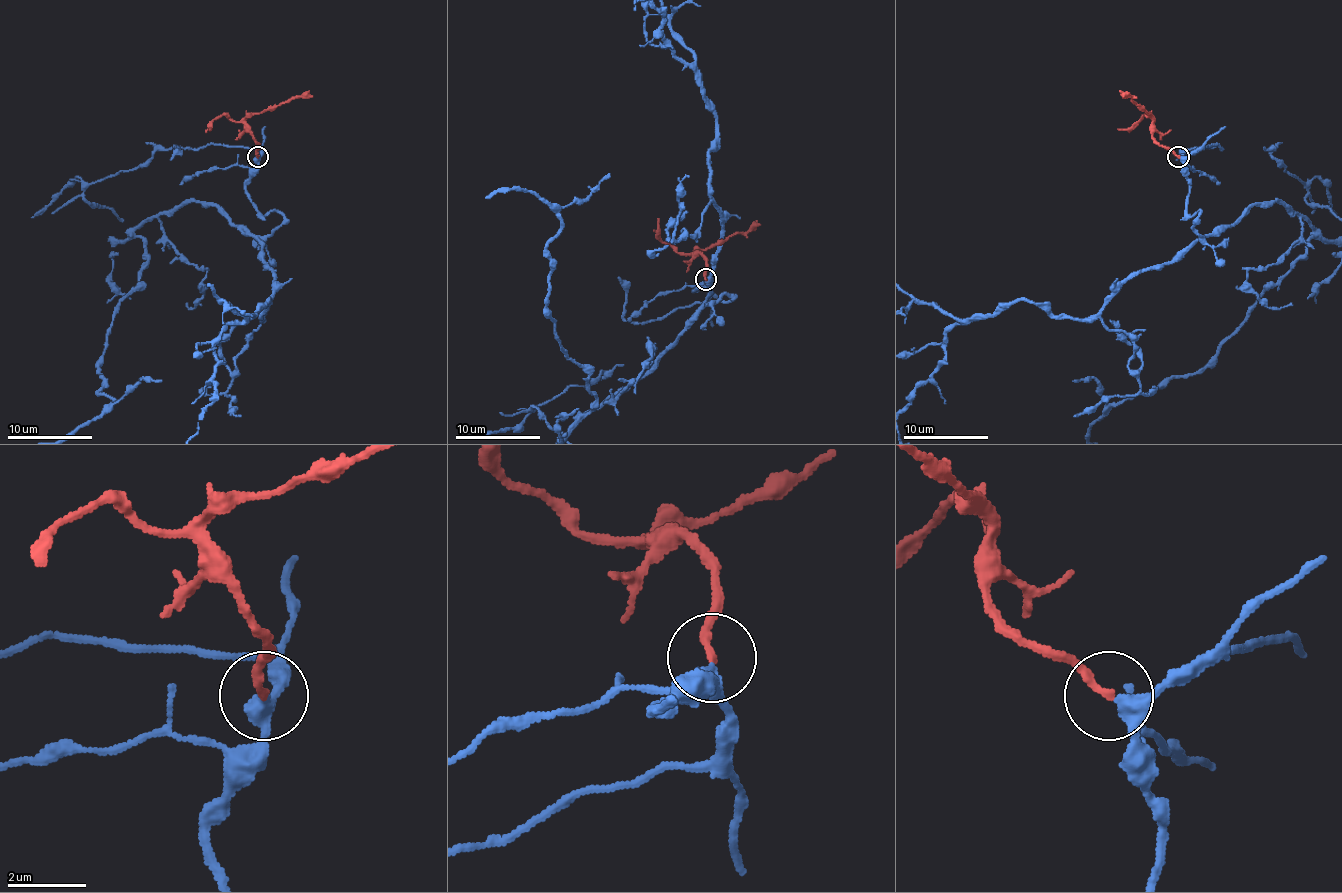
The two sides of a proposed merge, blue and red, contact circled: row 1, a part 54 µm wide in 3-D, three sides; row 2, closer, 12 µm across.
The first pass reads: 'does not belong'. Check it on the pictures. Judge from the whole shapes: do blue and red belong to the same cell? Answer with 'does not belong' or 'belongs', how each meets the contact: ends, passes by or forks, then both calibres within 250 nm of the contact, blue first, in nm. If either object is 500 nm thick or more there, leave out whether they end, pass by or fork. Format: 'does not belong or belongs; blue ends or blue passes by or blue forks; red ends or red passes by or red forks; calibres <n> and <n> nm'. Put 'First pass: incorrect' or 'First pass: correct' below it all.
belongs; blue passes by; red ends; calibres 360 and 200 nm
First pass: incorrect

